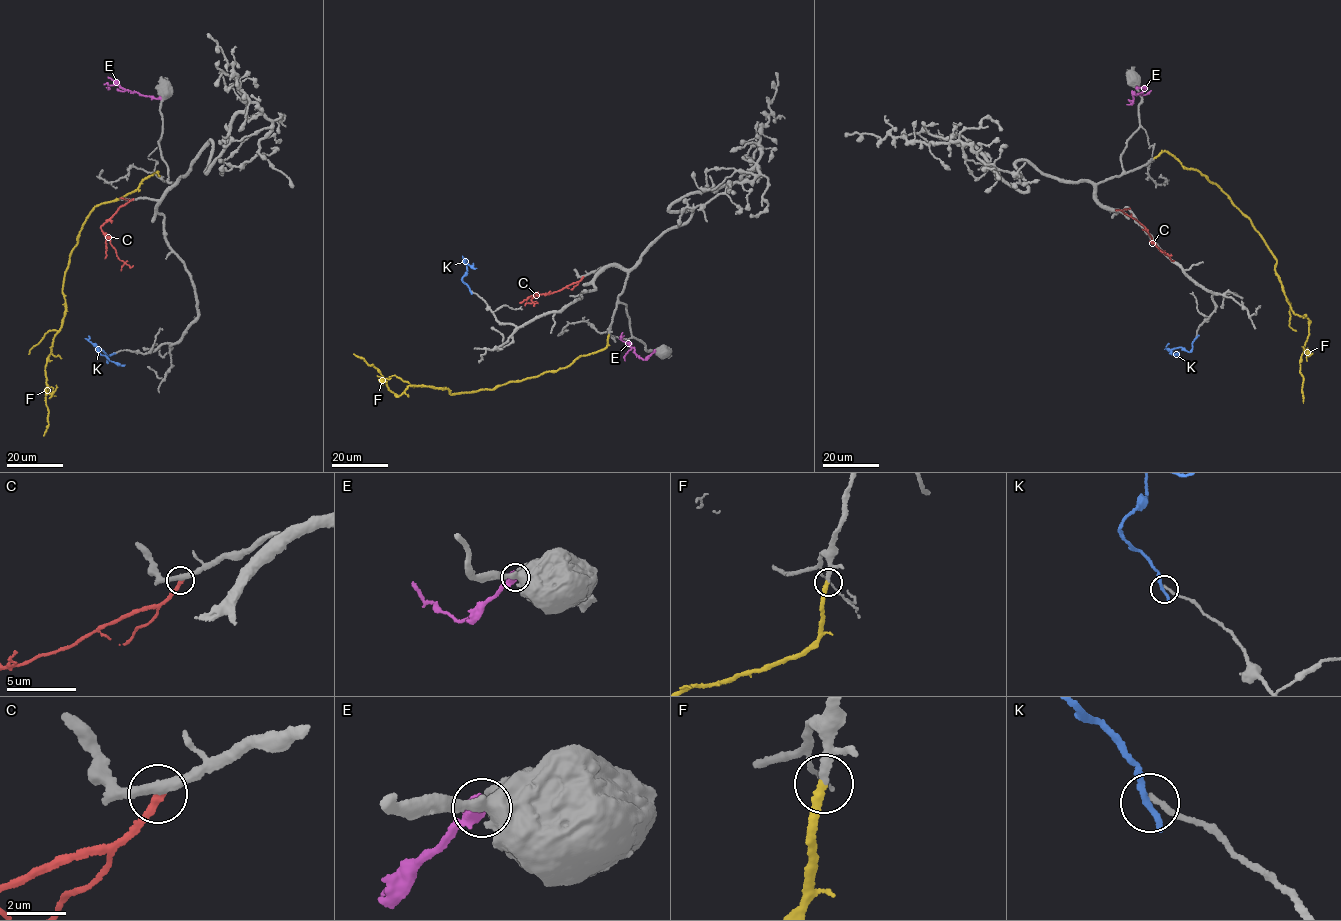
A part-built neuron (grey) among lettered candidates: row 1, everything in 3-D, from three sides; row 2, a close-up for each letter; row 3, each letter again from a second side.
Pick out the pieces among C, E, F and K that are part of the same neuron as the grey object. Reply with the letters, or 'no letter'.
F

